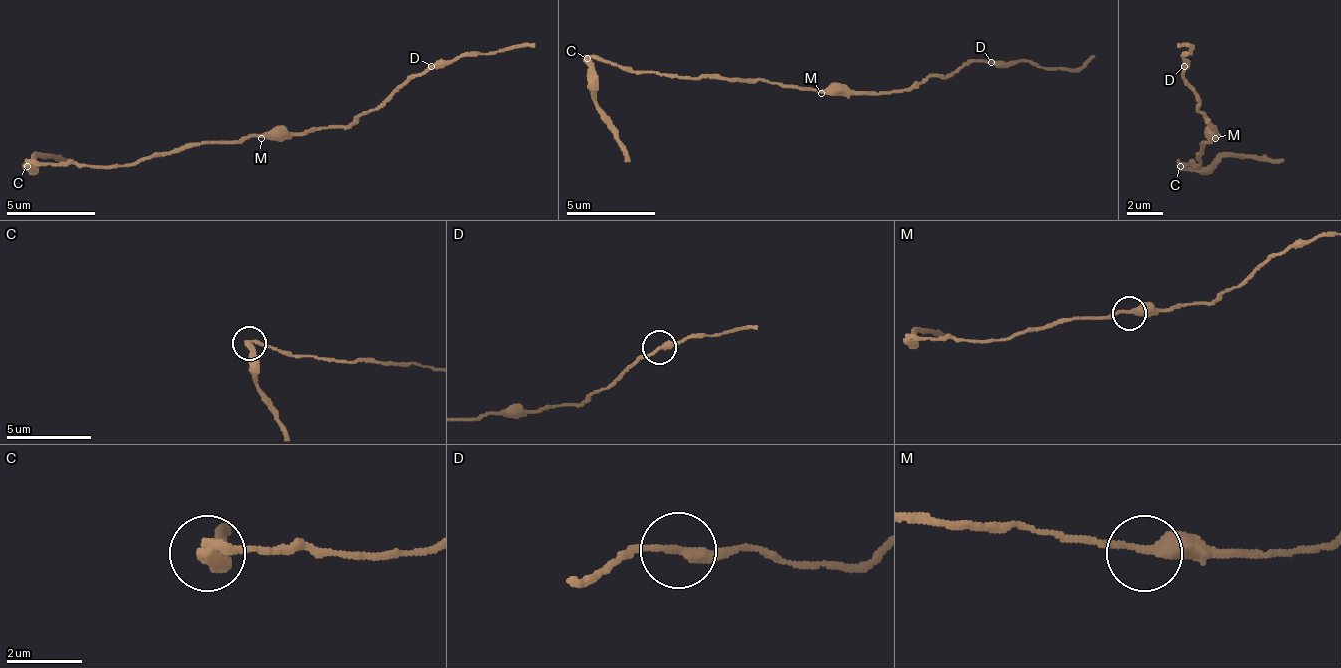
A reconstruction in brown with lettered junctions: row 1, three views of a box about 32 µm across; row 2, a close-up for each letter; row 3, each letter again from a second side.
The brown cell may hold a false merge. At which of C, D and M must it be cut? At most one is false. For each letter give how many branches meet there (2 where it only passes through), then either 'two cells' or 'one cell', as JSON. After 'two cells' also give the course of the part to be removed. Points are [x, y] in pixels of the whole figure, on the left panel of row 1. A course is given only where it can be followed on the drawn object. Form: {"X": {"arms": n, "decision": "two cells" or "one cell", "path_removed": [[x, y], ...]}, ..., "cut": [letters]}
{"C": {"arms": 2, "decision": "two cells", "path_removed": [[28, 164], [28, 169], [37, 155], [68, 160]]}, "D": {"arms": 2, "decision": "one cell"}, "M": {"arms": 2, "decision": "one cell"}, "cut": ["C"]}

